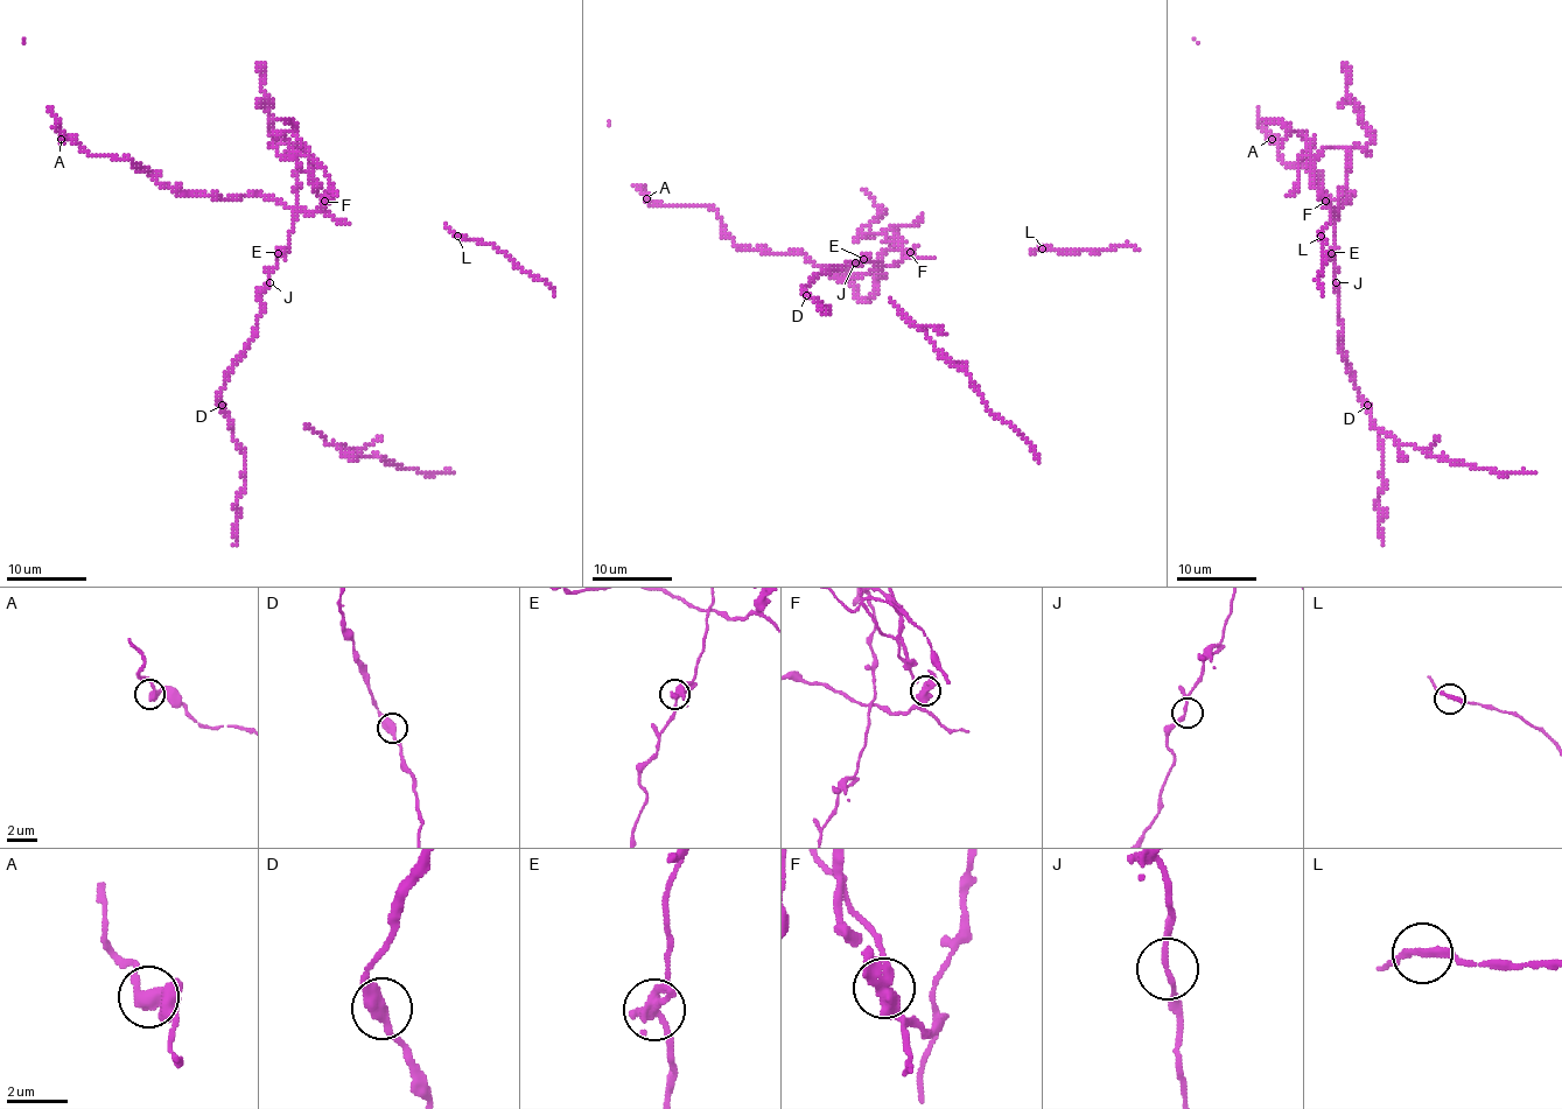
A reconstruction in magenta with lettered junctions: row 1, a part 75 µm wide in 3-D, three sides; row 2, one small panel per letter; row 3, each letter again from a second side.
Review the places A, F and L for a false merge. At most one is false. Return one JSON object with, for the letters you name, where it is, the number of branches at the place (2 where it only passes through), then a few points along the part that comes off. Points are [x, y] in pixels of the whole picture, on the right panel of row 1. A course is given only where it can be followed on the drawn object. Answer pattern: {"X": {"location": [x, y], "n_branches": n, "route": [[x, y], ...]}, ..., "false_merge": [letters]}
{"F": {"location": [1325, 201], "n_branches": 3, "route": [[1325, 201], [1314, 159], [1344, 146], [1345, 189], [1331, 253], [1339, 345], [1378, 432], [1384, 546]]}, "false_merge": ["F"]}

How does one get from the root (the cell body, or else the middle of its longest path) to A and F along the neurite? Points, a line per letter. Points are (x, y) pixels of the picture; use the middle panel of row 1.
A: (853, 262), (878, 265), (850, 279), (831, 276), (803, 254), (739, 246), (714, 209), (646, 198)
F: (853, 262), (869, 259), (889, 267), (909, 253)

